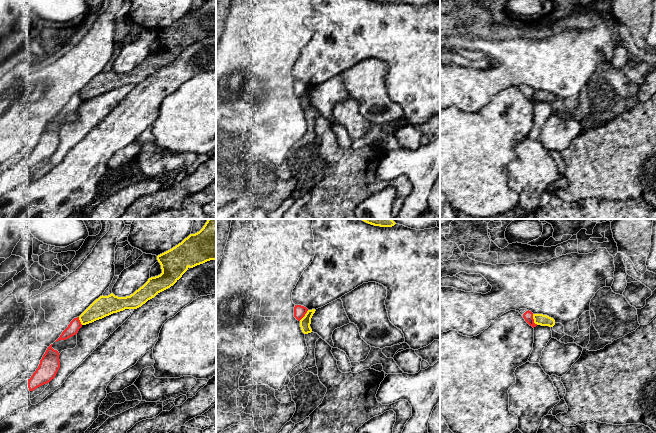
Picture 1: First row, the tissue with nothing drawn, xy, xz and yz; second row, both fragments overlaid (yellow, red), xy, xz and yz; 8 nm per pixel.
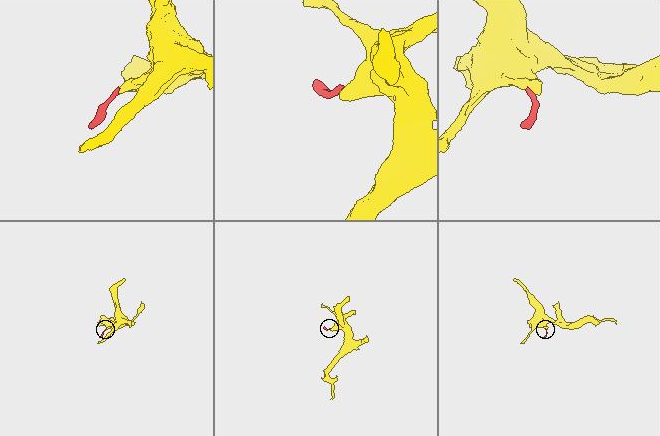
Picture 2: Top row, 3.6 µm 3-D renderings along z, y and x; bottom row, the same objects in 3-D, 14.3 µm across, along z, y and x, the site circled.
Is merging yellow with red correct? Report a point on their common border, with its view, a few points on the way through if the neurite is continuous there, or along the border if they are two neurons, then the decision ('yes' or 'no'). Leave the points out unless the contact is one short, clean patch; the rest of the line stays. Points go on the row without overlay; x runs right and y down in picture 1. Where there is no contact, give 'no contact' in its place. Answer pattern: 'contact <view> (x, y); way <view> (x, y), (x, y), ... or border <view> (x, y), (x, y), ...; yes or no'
contact yz (534, 96); border yz (532, 90), (533, 97), (537, 100); no

